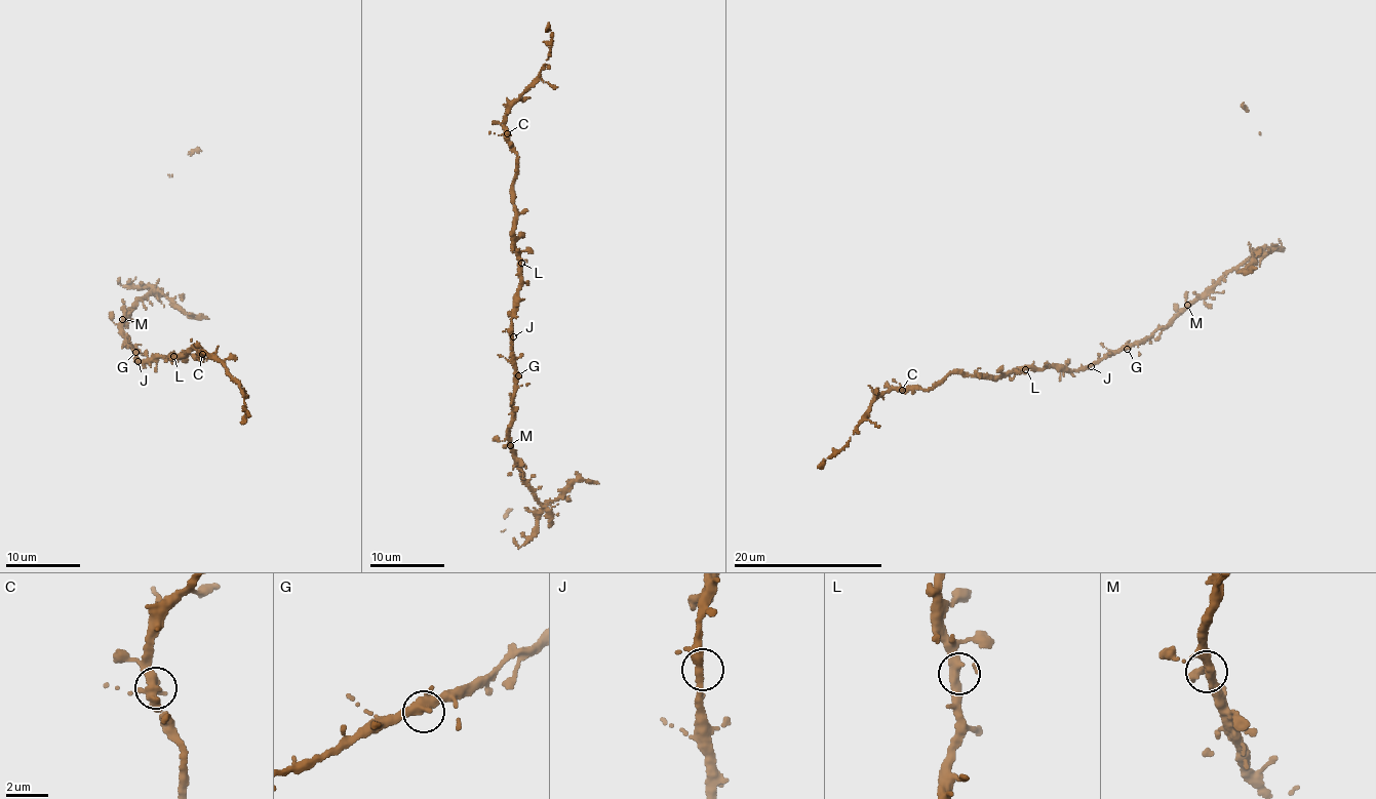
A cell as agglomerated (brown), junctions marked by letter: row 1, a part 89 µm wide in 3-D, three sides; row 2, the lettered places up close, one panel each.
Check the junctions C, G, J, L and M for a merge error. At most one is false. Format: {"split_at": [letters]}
{"split_at": []}

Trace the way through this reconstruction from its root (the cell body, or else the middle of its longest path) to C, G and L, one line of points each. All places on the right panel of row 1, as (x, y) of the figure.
C: (1088, 365), (1073, 370), (1022, 366), (994, 377), (949, 372), (927, 390), (902, 390)
G: (1088, 365), (1127, 349)
L: (1088, 365), (1073, 370), (1048, 366), (1025, 369)

